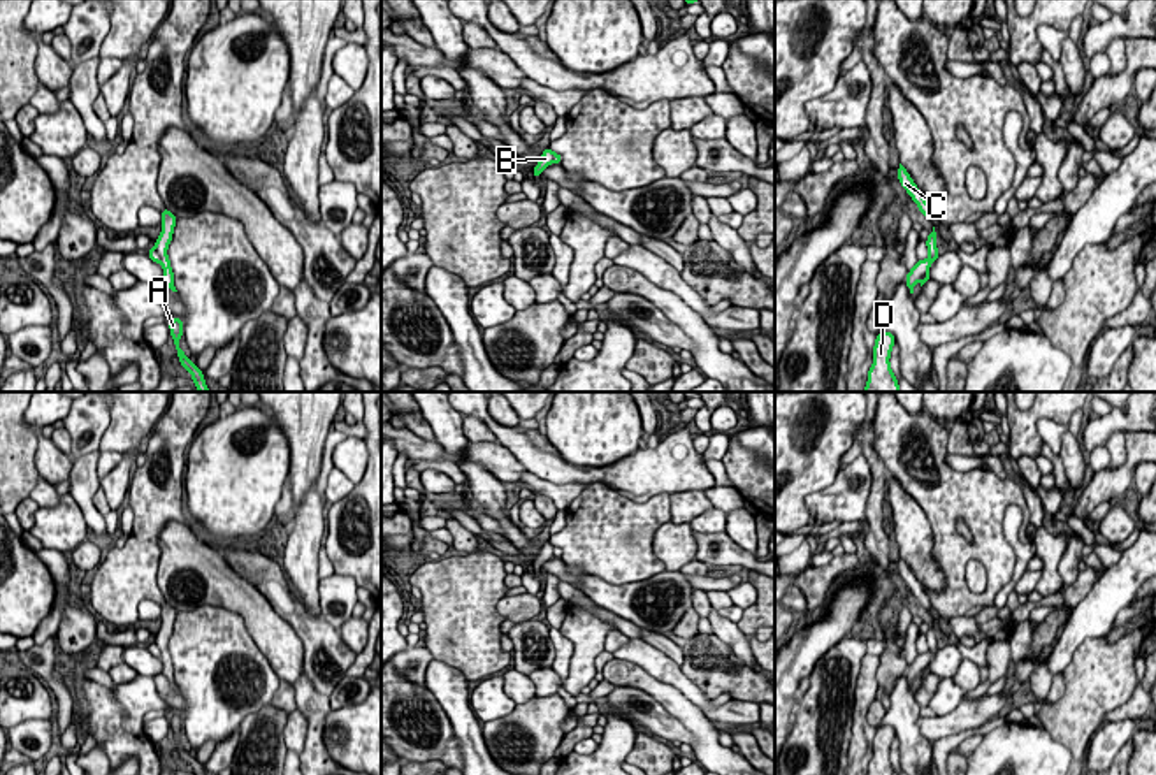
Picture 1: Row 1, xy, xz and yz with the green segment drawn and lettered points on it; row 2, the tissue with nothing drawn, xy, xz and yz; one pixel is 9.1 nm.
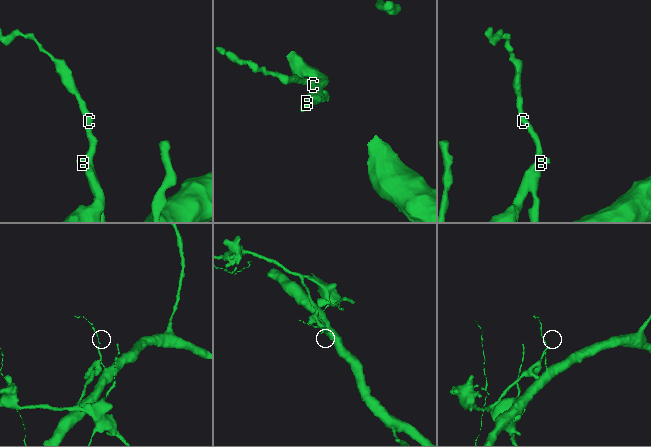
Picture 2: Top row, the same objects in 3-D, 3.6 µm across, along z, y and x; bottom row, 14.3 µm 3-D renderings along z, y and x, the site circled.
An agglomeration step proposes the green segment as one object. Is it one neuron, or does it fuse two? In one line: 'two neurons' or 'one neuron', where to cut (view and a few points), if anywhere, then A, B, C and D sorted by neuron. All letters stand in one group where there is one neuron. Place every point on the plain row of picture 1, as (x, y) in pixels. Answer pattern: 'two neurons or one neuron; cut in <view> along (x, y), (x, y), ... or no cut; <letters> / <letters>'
two neurons; cut in yz along (930, 647), (933, 654); A C / B D

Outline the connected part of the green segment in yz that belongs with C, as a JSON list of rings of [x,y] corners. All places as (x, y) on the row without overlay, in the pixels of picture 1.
[[[900,557],[898,561],[898,575],[901,576],[901,580],[907,583],[907,587],[912,590],[912,594],[917,598],[919,606],[922,606],[926,612],[931,610],[931,601],[926,596],[922,585],[917,582],[917,578],[914,576],[914,573],[910,571],[910,568],[907,566],[907,562]]]

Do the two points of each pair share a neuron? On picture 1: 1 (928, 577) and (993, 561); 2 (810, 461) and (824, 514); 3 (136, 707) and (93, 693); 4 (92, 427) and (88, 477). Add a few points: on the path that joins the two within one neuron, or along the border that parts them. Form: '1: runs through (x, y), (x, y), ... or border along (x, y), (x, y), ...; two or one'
1: border along (932, 533), (933, 559), (944, 577), (940, 593); two
2: border along (842, 470), (826, 487), (805, 498), (814, 522); two
3: runs through (125, 707), (109, 707), (104, 702); one
4: border along (99, 449), (83, 454), (74, 463); two

